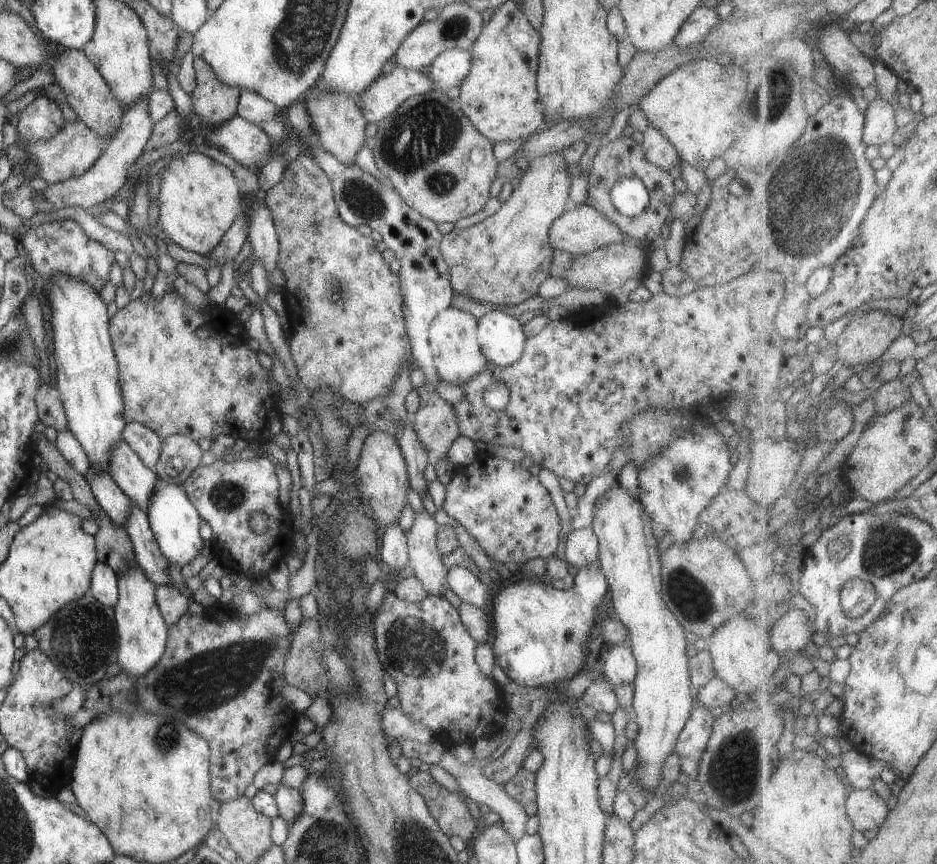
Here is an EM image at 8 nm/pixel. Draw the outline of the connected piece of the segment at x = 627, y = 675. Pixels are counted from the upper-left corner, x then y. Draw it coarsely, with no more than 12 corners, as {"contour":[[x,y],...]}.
{"contour":[[627,643],[608,645],[601,673],[610,685],[634,681]]}

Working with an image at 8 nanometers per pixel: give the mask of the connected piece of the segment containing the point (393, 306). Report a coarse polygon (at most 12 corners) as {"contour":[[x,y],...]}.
{"contour":[[299,153],[263,194],[296,376],[365,403],[413,357],[398,274]]}

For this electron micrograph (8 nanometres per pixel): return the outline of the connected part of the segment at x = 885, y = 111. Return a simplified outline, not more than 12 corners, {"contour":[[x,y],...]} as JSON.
{"contour":[[875,98],[864,112],[864,141],[876,147],[899,130],[889,101]]}

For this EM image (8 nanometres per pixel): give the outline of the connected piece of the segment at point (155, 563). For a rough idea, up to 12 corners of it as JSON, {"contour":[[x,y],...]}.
{"contour":[[129,502],[123,528],[134,560],[156,586],[169,584],[169,562],[146,513]]}

